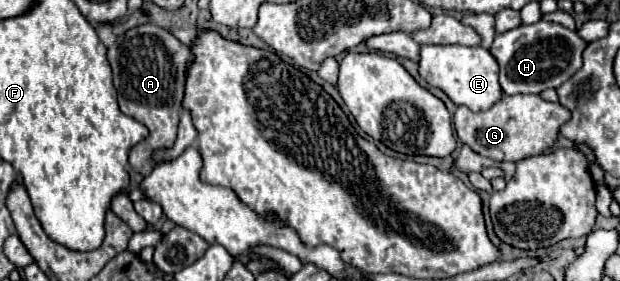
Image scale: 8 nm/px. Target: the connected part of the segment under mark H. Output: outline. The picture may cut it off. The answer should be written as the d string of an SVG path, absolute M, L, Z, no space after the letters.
M539 20L531 26L517 26L509 32L497 34L491 54L501 66L499 82L505 94L541 94L547 88L559 88L581 68L581 54L587 42L569 28Z

